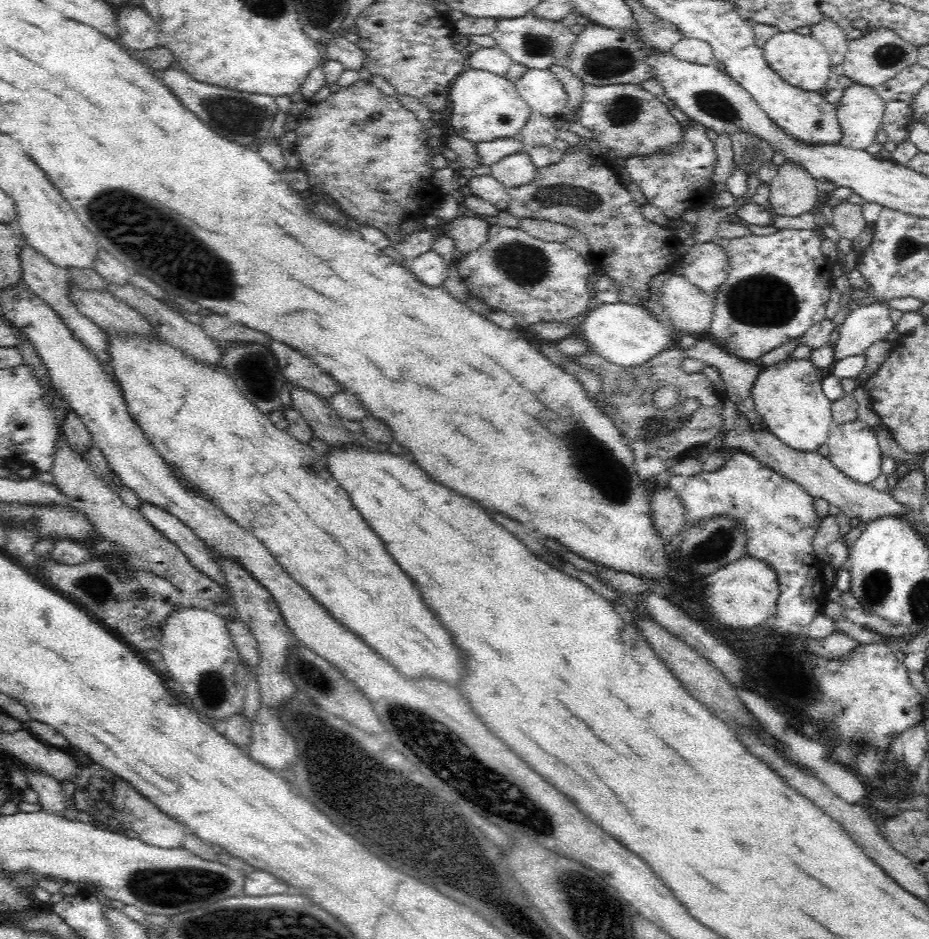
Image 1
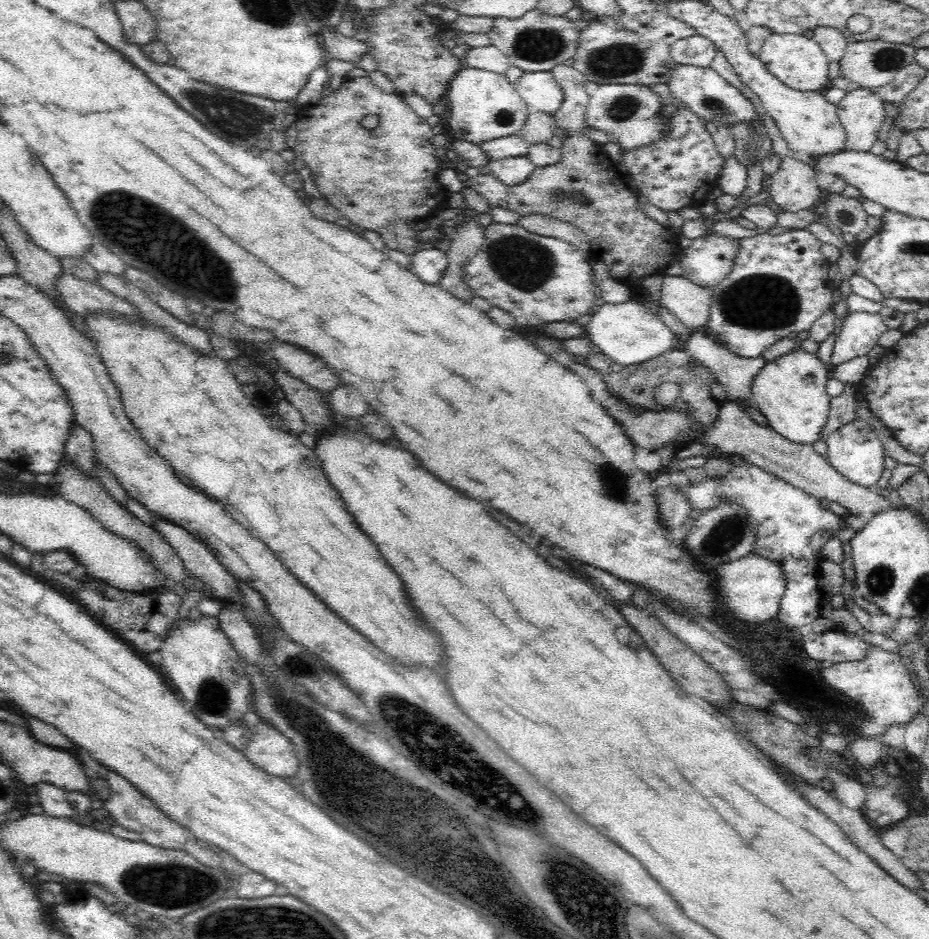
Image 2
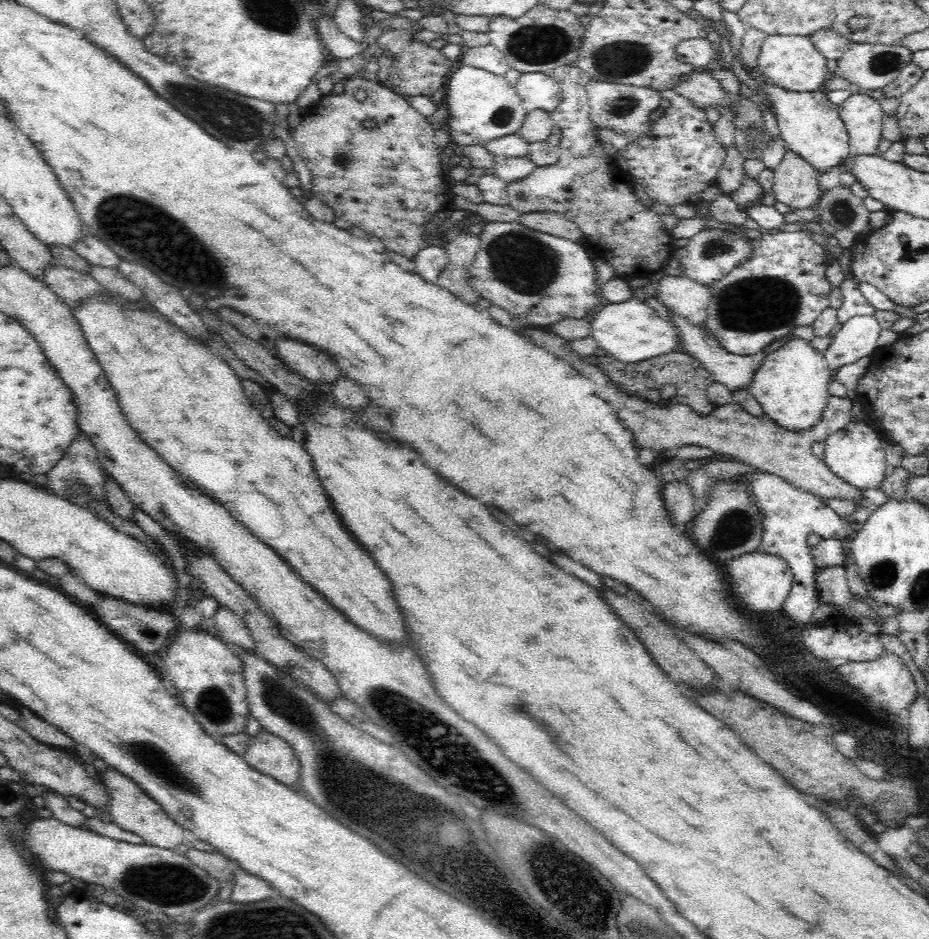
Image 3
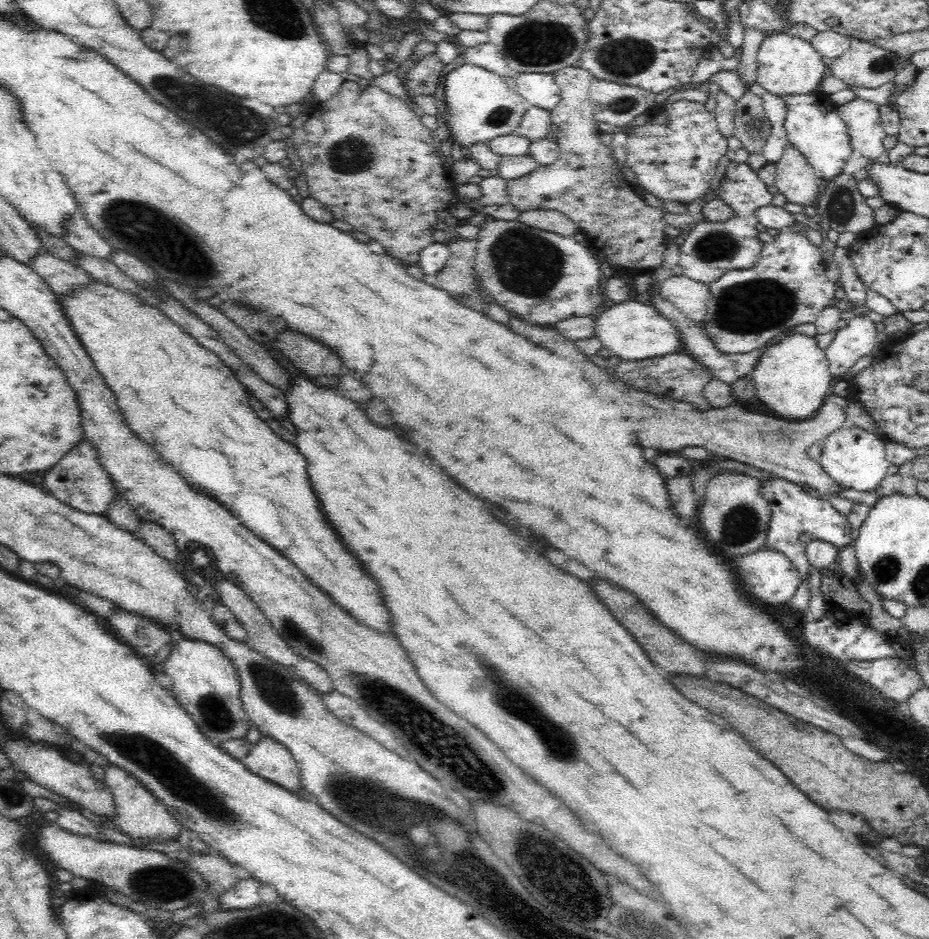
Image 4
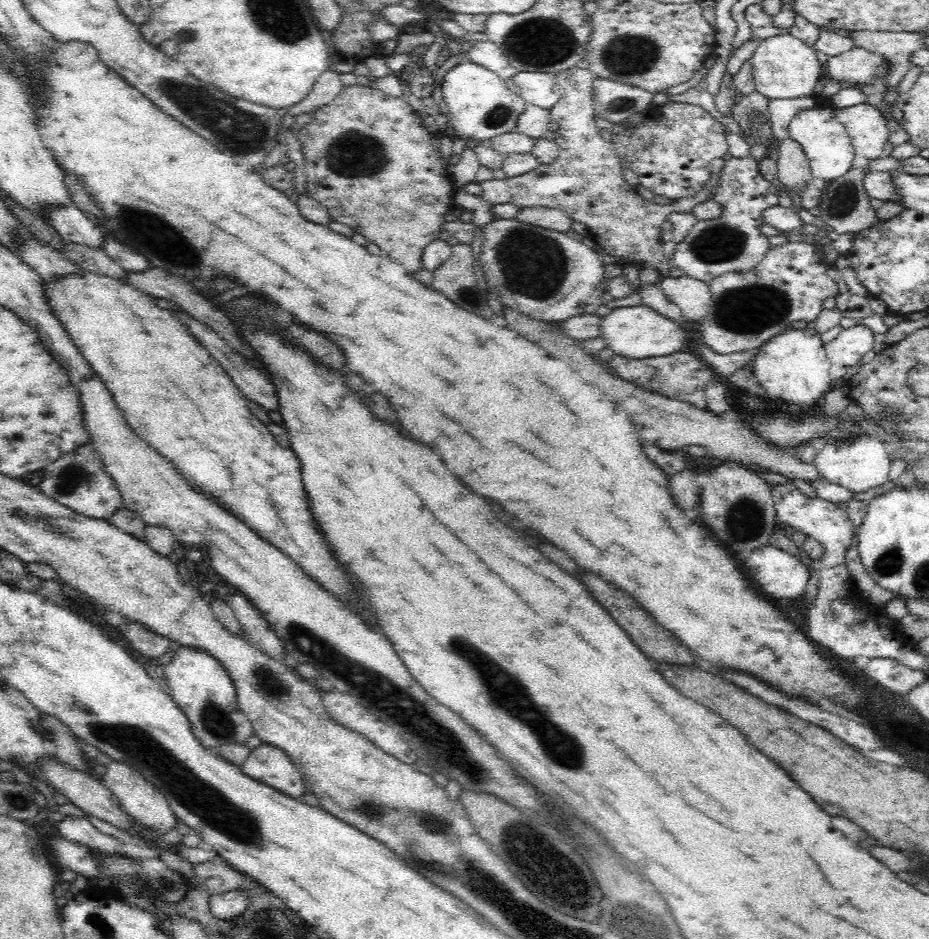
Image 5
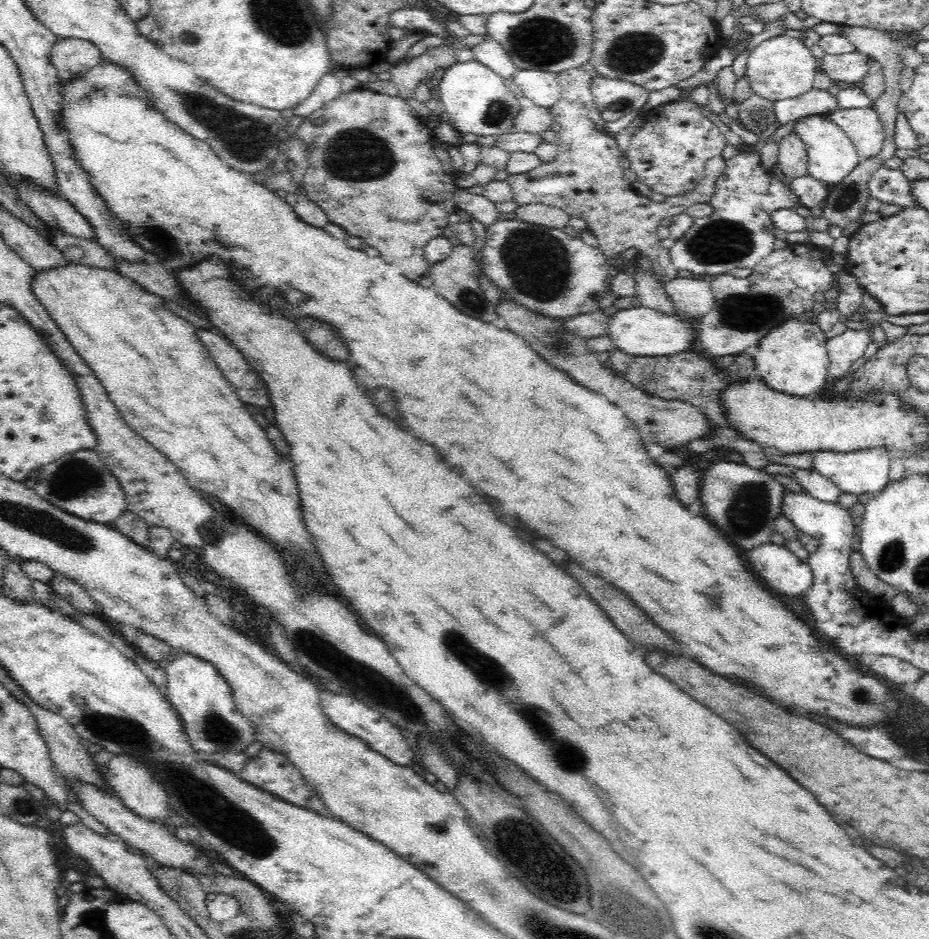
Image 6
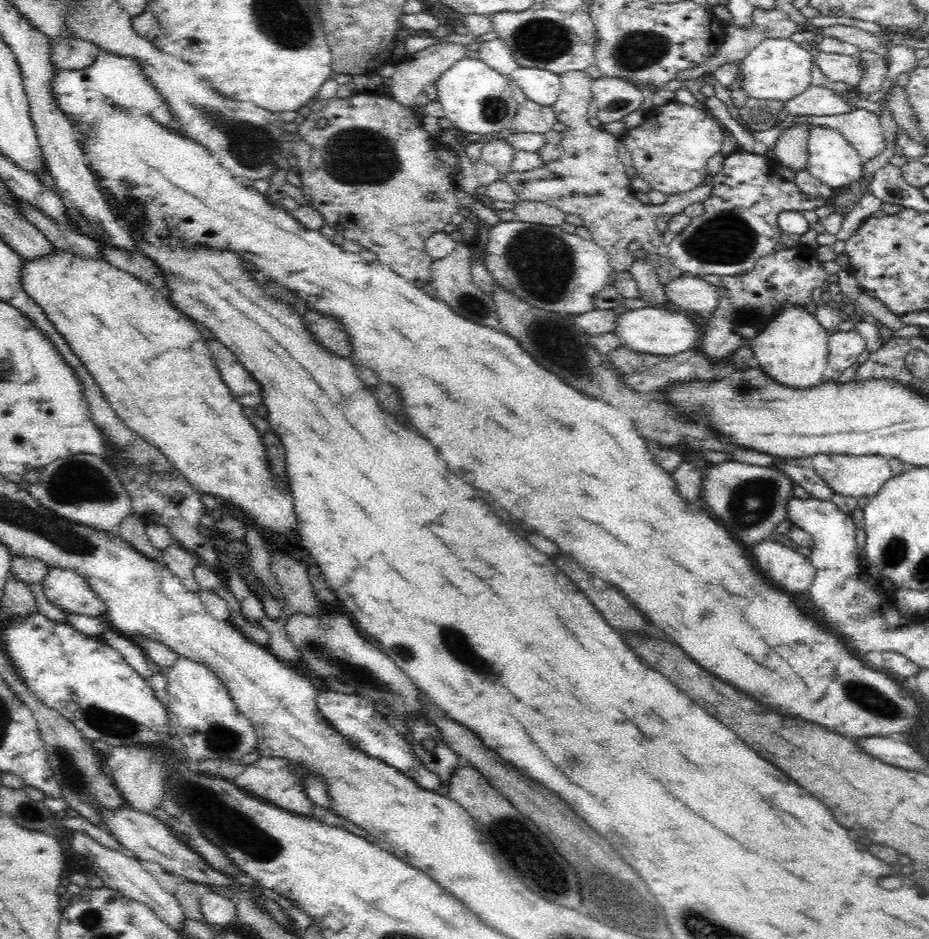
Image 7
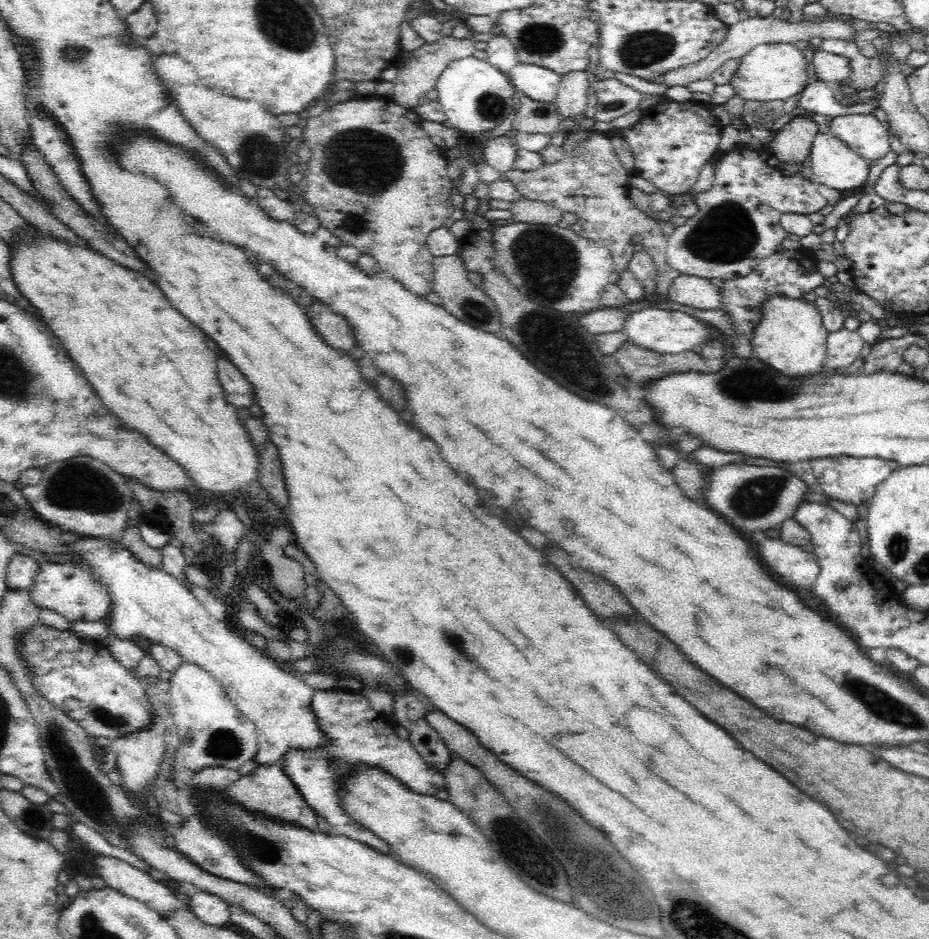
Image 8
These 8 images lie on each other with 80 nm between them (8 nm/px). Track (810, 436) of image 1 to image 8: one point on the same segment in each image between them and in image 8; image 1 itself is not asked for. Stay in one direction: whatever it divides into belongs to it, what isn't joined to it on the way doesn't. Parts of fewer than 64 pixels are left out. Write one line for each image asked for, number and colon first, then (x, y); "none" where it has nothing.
2: (790, 391)
3: (792, 385)
4: (792, 378)
5: (793, 368)
6: (792, 359)
7: (792, 349)
8: (791, 338)

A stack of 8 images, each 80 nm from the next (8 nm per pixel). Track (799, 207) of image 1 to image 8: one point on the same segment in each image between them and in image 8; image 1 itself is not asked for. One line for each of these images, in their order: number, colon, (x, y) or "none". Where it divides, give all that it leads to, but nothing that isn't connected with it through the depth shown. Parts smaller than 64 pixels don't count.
2: (793, 187)
3: (795, 183)
4: (795, 178)
5: (794, 171)
6: (793, 160)
7: (791, 150)
8: (793, 143)

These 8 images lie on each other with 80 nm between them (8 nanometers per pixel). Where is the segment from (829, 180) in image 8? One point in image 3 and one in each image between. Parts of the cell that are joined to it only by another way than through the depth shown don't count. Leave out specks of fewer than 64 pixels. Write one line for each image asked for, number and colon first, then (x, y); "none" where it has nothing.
3: (810, 124)
4: (813, 125)
5: (826, 143)
6: (832, 156)
7: (833, 160)

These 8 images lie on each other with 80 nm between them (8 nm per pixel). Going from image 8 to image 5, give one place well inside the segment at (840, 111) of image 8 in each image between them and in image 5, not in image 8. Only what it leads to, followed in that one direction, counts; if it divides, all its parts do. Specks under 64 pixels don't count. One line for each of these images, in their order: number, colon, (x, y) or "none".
5: (782, 111)
6: (817, 101)
7: (819, 101)

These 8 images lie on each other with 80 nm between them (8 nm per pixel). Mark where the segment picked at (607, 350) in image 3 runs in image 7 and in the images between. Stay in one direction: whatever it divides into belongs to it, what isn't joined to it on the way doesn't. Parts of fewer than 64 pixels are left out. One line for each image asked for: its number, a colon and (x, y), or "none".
4: (634, 331)
5: (635, 332)
6: (639, 331)
7: (649, 330)

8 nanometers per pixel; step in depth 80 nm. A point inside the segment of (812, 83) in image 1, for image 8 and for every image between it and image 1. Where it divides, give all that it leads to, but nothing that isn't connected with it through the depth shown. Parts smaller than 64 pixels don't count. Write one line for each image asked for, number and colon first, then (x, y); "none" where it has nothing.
2: (797, 60)
3: (792, 62)
4: (786, 65)
5: (784, 67)
6: (782, 67)
7: (778, 69)
8: (772, 71)

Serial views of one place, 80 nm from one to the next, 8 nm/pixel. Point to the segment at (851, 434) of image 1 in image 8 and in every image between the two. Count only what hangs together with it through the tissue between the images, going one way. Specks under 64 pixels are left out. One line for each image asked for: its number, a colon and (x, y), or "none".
2: (854, 449)
3: (855, 454)
4: (853, 457)
5: (861, 463)
6: (855, 472)
7: (849, 475)
8: (849, 479)

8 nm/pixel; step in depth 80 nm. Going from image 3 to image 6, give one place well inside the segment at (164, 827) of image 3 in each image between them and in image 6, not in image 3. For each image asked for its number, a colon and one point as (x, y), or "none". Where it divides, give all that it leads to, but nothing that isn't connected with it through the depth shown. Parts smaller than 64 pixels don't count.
4: (138, 812)
5: (146, 806)
6: (133, 782)

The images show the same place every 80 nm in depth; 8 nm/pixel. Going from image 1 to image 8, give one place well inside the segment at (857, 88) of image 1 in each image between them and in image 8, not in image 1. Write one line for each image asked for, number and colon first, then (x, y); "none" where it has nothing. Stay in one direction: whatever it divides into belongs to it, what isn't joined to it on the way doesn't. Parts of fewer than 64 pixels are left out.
2: (861, 112)
3: (863, 115)
4: (862, 118)
5: (866, 126)
6: (864, 127)
7: (862, 128)
8: (864, 133)

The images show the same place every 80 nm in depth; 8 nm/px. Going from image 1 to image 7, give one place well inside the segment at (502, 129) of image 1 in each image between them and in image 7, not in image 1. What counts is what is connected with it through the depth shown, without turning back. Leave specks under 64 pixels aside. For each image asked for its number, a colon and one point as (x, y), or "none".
2: (484, 105)
3: (482, 106)
4: (481, 105)
5: (481, 106)
6: (478, 101)
7: (475, 98)

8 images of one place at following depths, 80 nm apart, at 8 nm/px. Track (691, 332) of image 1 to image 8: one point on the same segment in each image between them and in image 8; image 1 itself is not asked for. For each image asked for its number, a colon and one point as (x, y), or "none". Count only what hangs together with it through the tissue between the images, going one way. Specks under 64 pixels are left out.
2: (690, 303)
3: (679, 294)
4: (690, 296)
5: (693, 296)
6: (695, 297)
7: (691, 293)
8: (694, 291)

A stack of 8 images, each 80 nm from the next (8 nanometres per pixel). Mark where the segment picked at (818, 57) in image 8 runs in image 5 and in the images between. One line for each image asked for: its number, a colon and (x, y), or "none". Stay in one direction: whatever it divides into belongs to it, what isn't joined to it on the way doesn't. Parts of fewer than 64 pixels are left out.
5: (858, 66)
6: (852, 67)
7: (837, 67)

